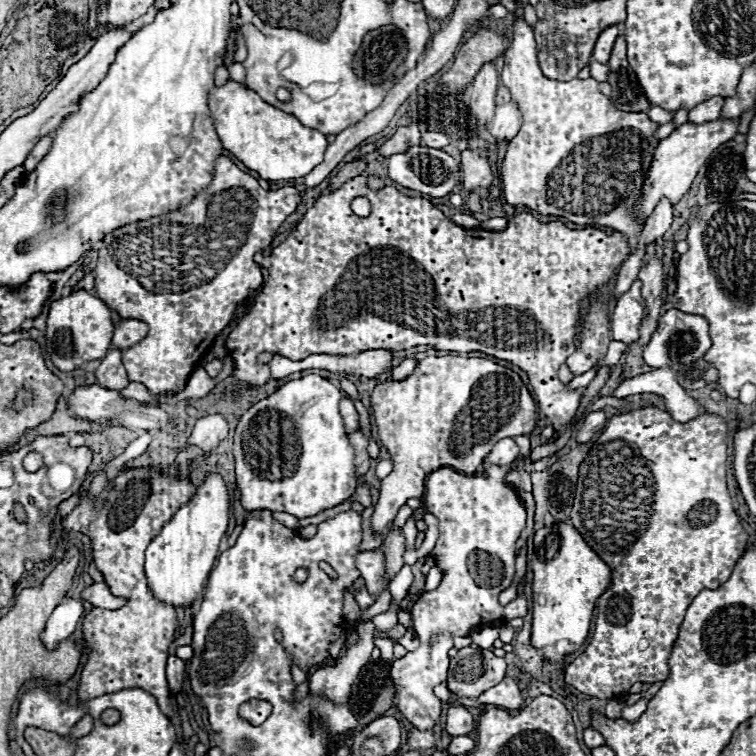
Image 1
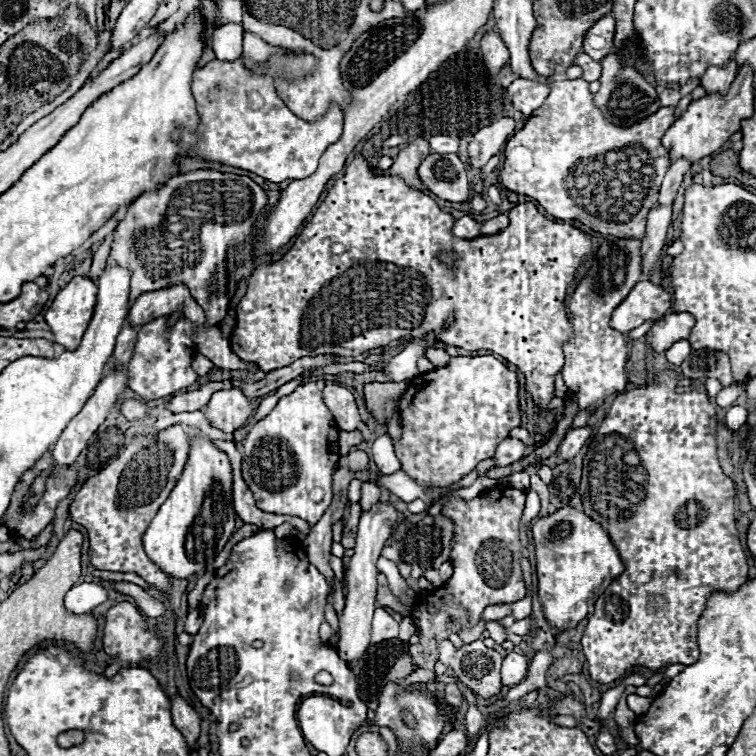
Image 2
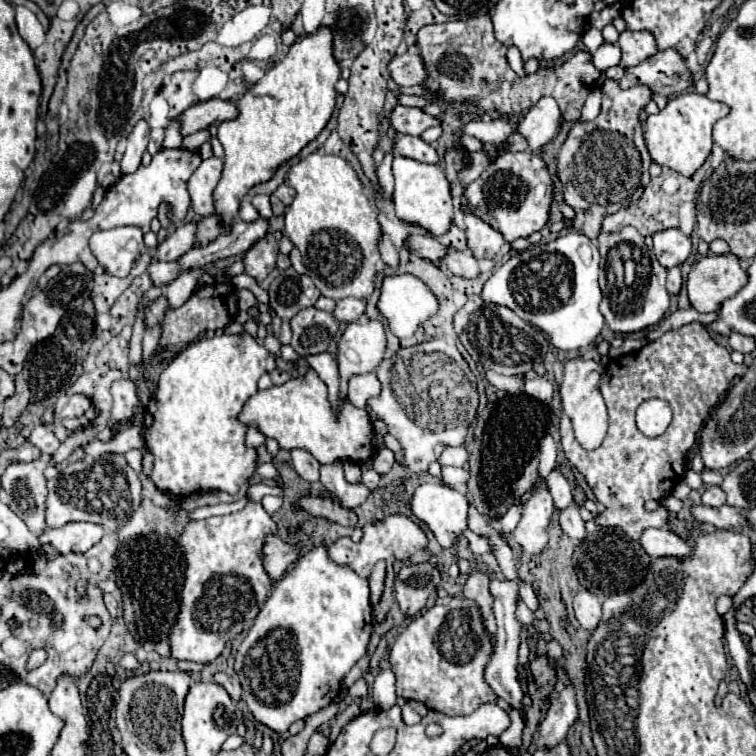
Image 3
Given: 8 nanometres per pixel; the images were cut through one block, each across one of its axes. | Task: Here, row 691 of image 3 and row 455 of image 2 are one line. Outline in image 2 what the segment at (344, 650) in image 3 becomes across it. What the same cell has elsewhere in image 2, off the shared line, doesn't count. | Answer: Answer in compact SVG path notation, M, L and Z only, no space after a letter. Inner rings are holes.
M318 380L302 384L292 394L280 398L274 410L248 432L244 440L244 458L242 458L242 476L248 488L252 490L258 508L264 512L298 516L306 520L310 526L314 526L322 518L322 514L332 502L332 476L340 460L338 428L334 424L330 410L322 402L322 390L324 382Z

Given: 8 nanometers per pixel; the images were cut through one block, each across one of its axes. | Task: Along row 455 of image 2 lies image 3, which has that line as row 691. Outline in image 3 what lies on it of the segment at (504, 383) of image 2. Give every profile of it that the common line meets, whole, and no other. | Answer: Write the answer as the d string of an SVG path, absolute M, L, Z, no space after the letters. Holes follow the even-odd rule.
M462 594L454 596L446 606L432 606L416 616L408 628L396 638L390 648L390 668L396 676L396 694L406 700L418 700L428 708L444 712L446 716L468 716L478 706L496 702L498 696L484 680L484 668L494 654L494 638L482 622L480 606Z

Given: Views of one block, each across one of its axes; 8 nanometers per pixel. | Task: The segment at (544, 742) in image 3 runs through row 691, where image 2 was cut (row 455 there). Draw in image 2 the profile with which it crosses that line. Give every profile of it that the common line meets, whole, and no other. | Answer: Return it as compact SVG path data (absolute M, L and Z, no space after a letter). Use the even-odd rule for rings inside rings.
M582 426L582 428L570 430L570 432L566 434L566 438L562 440L562 444L560 444L560 454L562 454L562 458L564 458L564 460L574 458L574 456L580 452L580 448L584 446L584 442L590 438L590 434L592 434L592 428L590 428L590 426Z

